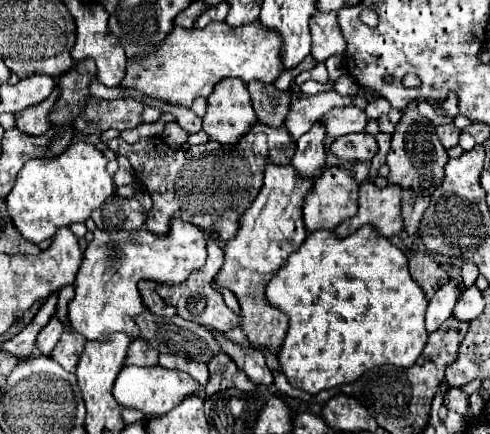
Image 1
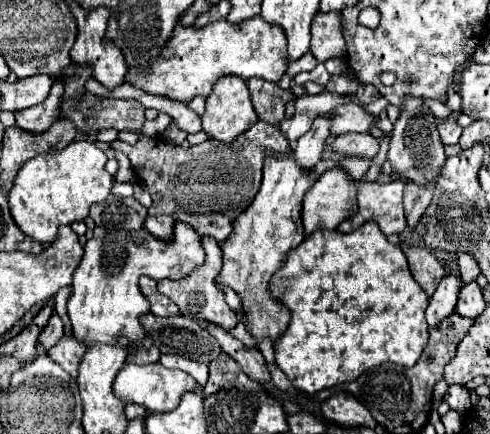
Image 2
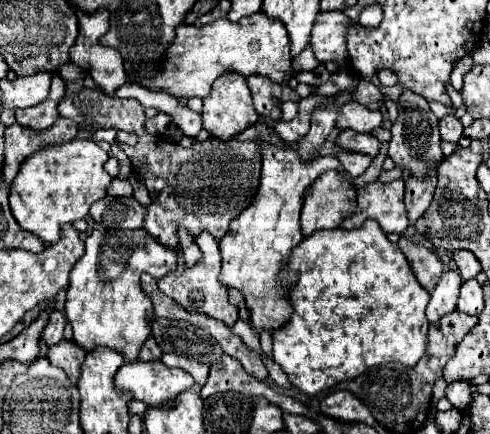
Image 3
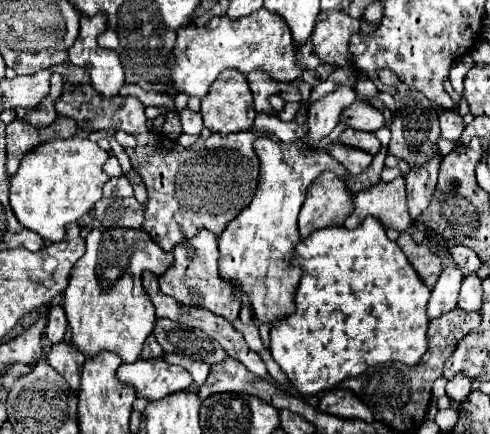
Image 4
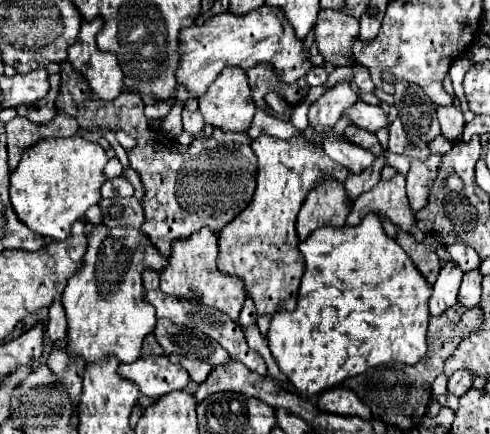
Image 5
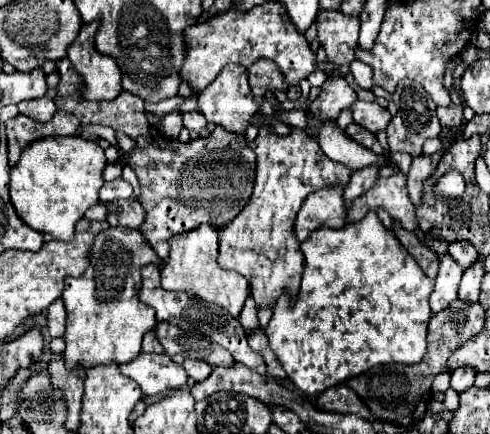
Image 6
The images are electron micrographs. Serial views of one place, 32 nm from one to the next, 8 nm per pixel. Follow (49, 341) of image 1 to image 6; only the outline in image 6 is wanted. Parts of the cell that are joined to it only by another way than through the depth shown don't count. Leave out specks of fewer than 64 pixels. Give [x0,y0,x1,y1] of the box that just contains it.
[48,300,66,338]

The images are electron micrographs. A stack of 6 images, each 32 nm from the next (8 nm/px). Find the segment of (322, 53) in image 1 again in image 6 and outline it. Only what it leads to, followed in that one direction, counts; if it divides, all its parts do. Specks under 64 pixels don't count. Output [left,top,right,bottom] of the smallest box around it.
[316,10,360,66]

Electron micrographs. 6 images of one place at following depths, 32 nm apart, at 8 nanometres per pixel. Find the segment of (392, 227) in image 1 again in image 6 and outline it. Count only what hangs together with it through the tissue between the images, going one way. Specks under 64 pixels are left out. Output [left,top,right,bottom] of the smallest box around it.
[348,172,416,230]

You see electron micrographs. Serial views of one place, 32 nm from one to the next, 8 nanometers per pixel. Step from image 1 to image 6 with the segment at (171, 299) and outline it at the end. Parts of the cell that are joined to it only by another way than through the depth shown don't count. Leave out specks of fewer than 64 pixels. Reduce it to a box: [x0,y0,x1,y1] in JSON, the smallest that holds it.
[162,224,250,316]

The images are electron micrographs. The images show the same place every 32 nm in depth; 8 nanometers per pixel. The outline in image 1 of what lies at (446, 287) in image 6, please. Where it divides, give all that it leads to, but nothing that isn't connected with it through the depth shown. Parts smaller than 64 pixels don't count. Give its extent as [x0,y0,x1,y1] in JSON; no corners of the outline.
[426,282,460,334]

